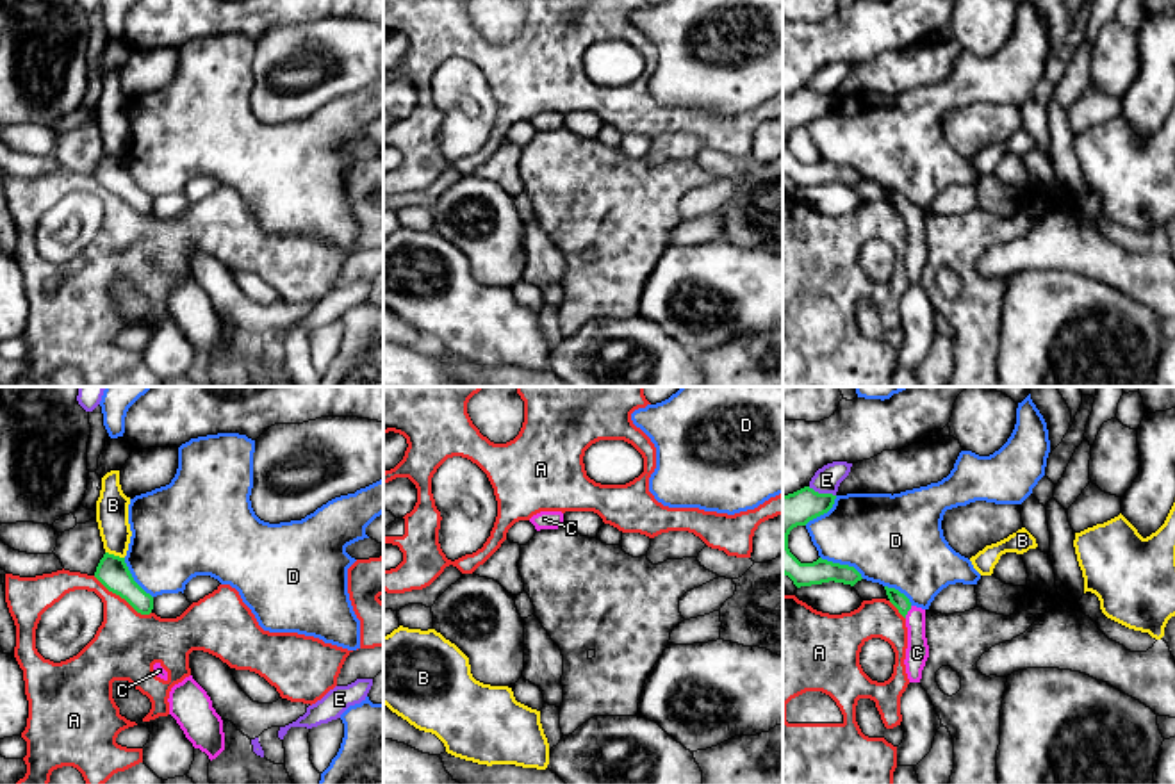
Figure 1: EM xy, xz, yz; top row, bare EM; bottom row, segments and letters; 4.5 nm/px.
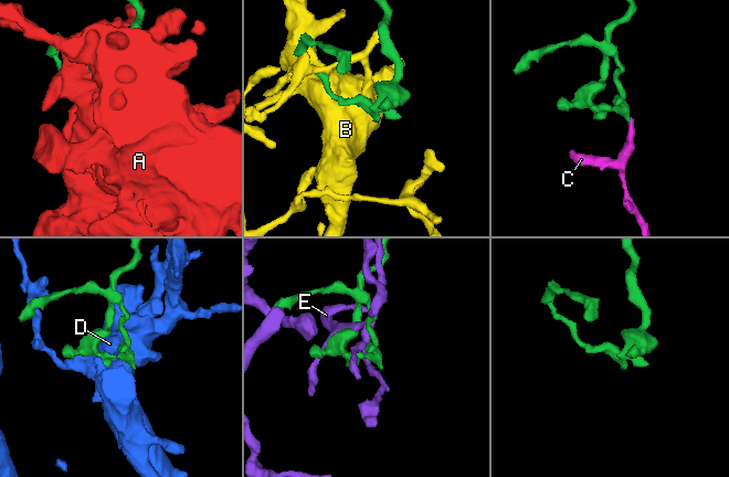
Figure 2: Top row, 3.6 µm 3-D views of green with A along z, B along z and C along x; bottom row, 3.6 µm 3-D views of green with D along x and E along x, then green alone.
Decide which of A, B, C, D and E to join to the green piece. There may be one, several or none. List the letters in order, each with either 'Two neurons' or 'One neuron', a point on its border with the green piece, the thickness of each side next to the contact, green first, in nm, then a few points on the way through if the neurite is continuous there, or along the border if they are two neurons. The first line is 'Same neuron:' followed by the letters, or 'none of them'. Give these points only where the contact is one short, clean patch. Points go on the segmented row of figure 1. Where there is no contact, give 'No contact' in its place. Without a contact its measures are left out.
Same neuron: C
A: Two neurons. Touches green at xy (122, 597). Thickness 140 nm (green) against 300 nm
B: Two neurons. Touches green at xy (113, 555). Thickness 140 nm (green) against 140 nm
C: One neuron. Touches green at yz (908, 610). Thickness 70 nm (green) against 110 nm. Path across: yz (897, 599), (908, 610), (915, 617), (917, 653)
D: Two neurons. Touches green at yz (842, 565). Thickness 110 nm (green) against 400 nm
E: Two neurons. Touches green at yz (822, 494). Thickness 160 nm (green) against 120 nm

